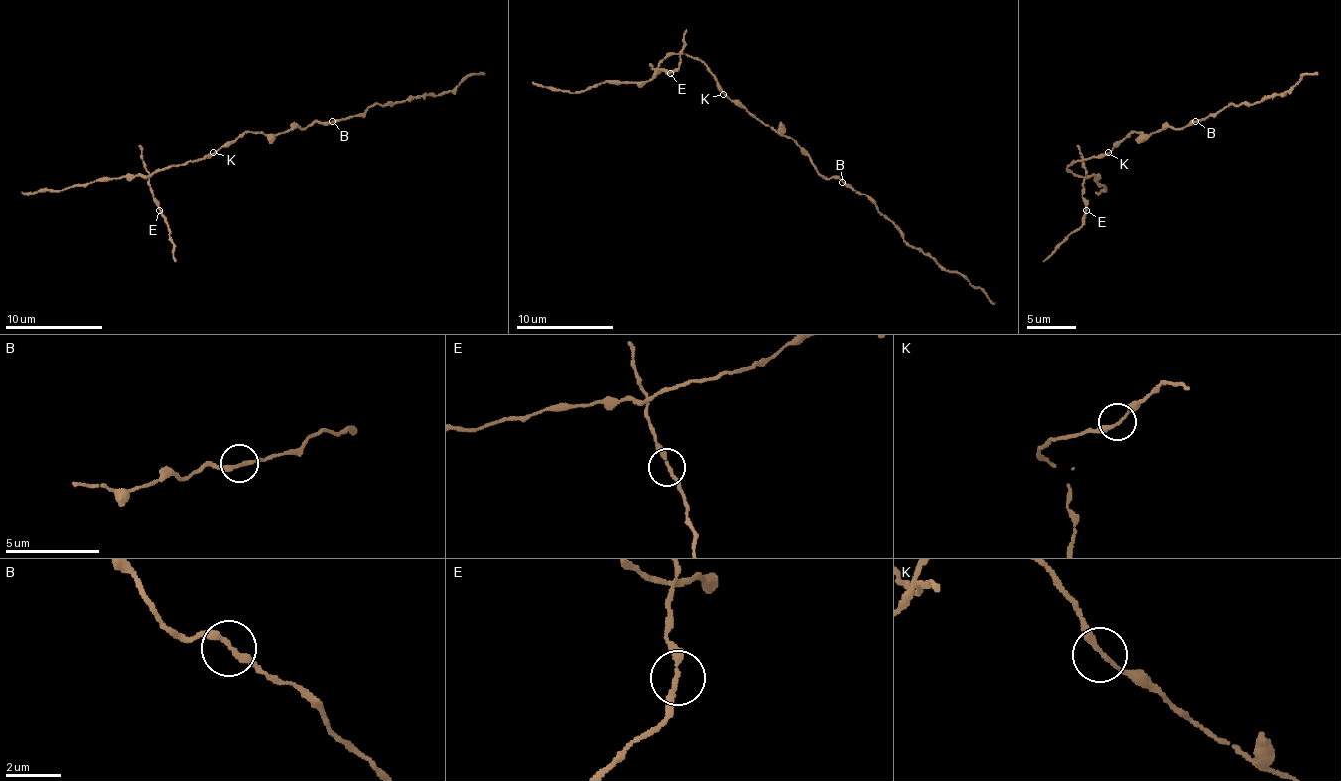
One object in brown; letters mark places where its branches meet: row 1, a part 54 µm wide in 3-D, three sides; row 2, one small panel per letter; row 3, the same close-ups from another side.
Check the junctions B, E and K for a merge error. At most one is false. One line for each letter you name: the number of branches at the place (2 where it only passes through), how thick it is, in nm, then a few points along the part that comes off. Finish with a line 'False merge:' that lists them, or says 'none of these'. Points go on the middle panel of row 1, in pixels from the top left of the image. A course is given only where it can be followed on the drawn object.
False merge: none of these

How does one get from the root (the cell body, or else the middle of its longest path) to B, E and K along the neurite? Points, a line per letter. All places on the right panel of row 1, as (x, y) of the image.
B: (1142, 132), (1149, 135), (1167, 127), (1186, 127), (1196, 120)
E: (1142, 132), (1130, 132), (1106, 154), (1079, 159), (1066, 167), (1084, 179), (1081, 196), (1086, 210)
K: (1142, 132), (1130, 132), (1108, 152)

